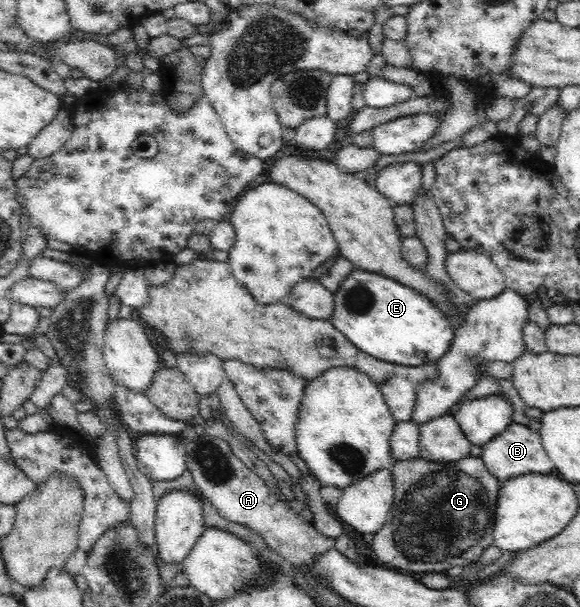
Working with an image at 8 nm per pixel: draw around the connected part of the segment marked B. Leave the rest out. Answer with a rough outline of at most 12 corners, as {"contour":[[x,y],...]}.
{"contour":[[510,423],[480,448],[501,483],[552,474],[540,434]]}

